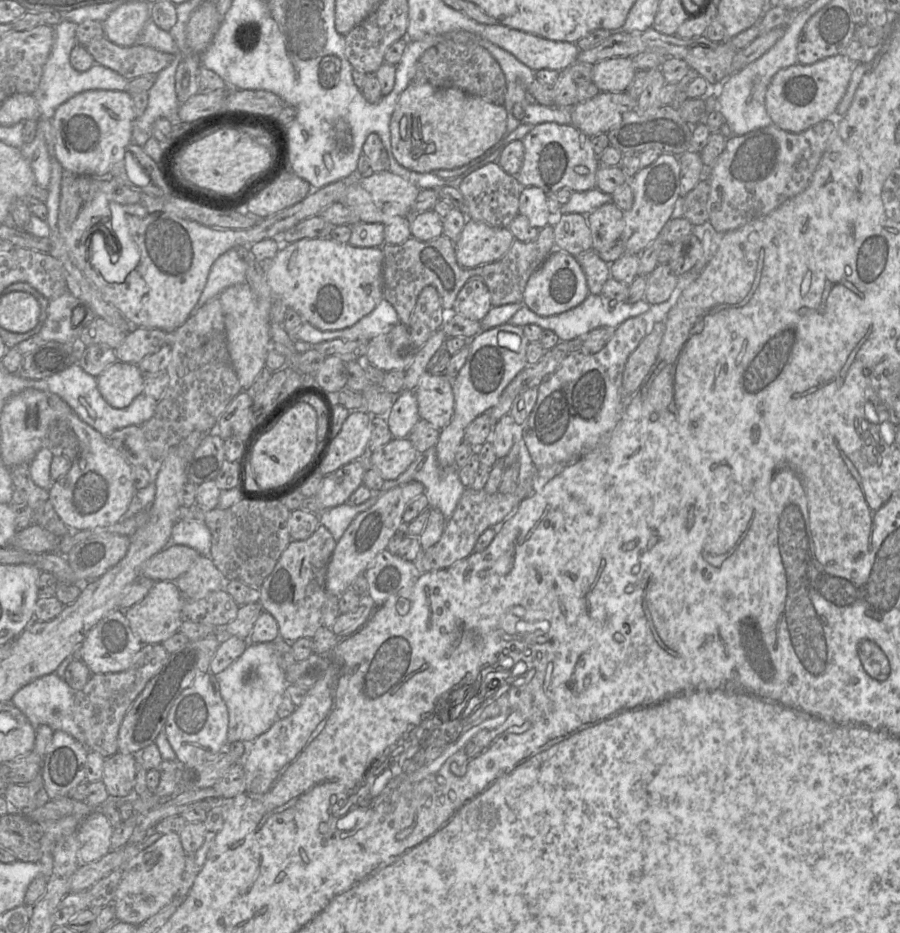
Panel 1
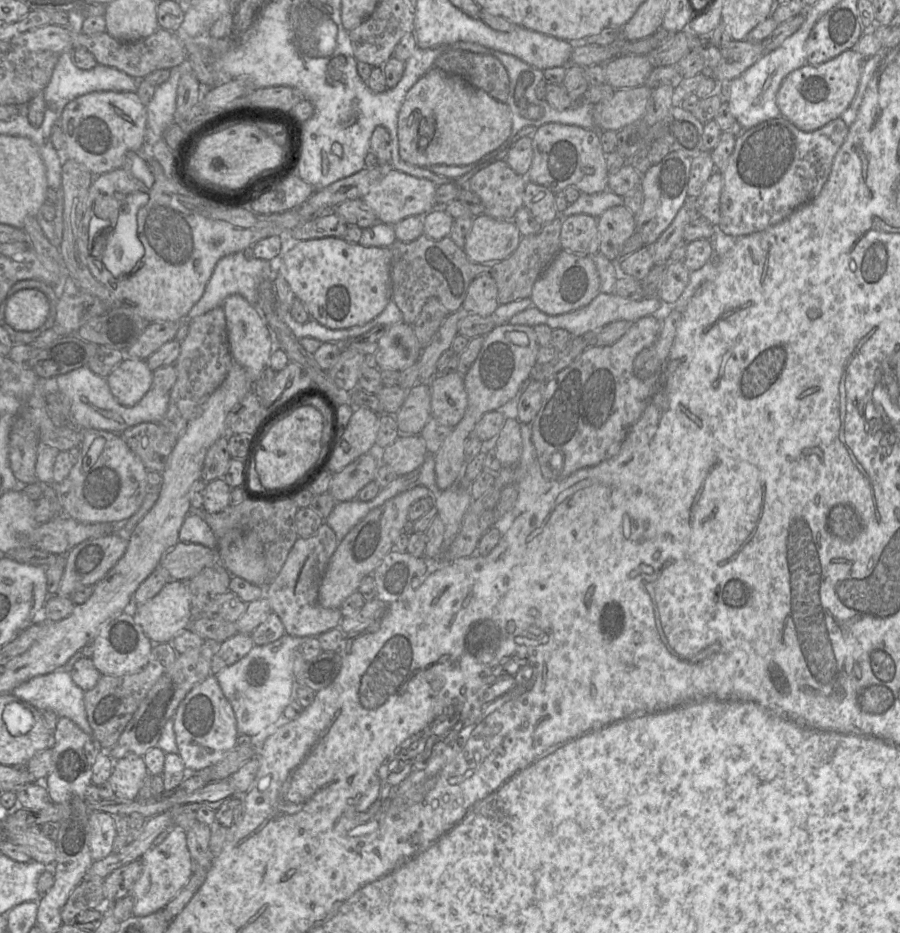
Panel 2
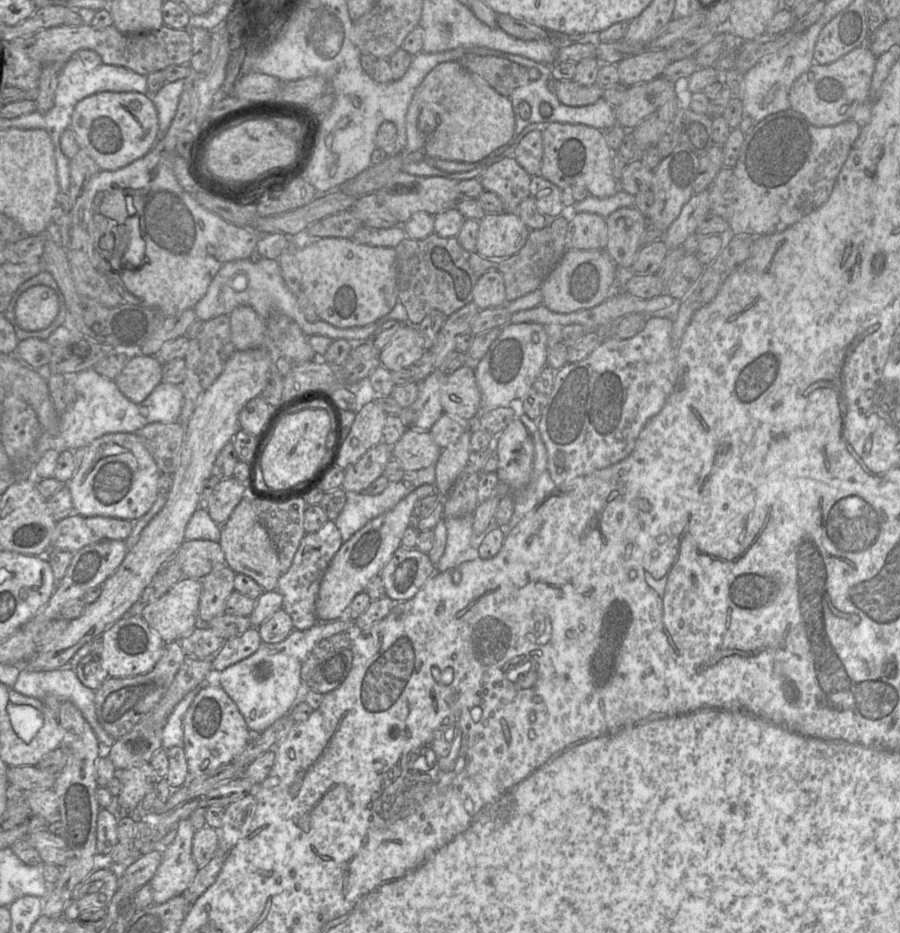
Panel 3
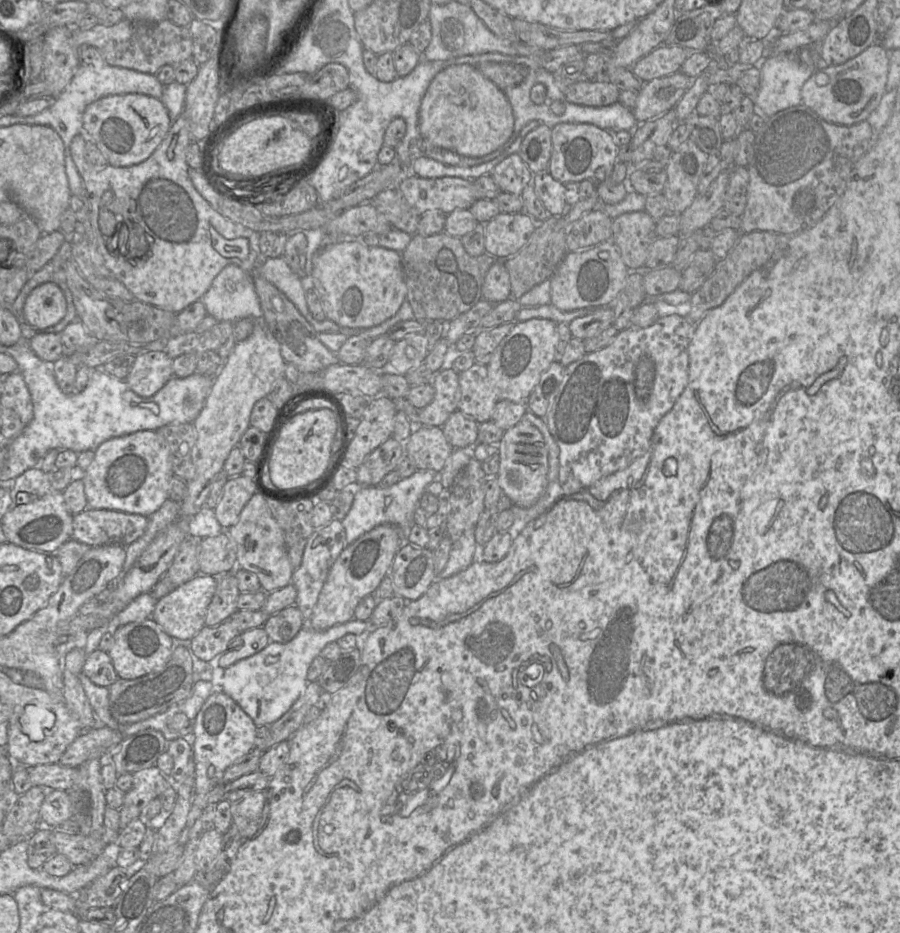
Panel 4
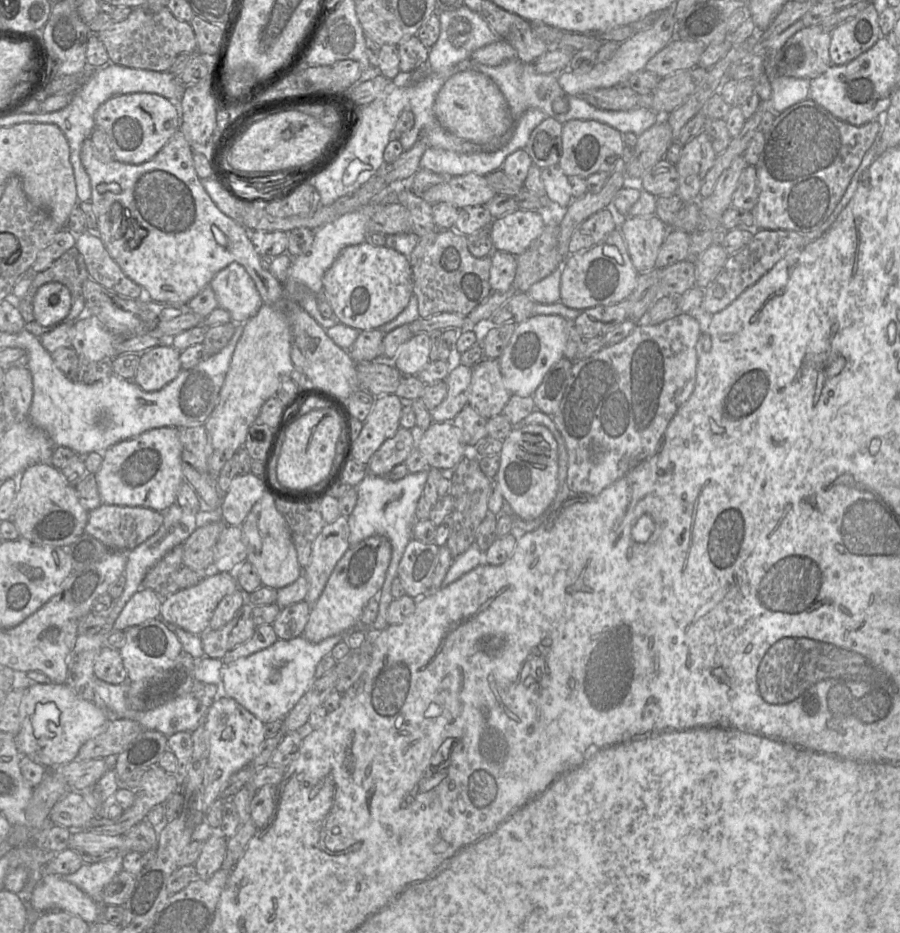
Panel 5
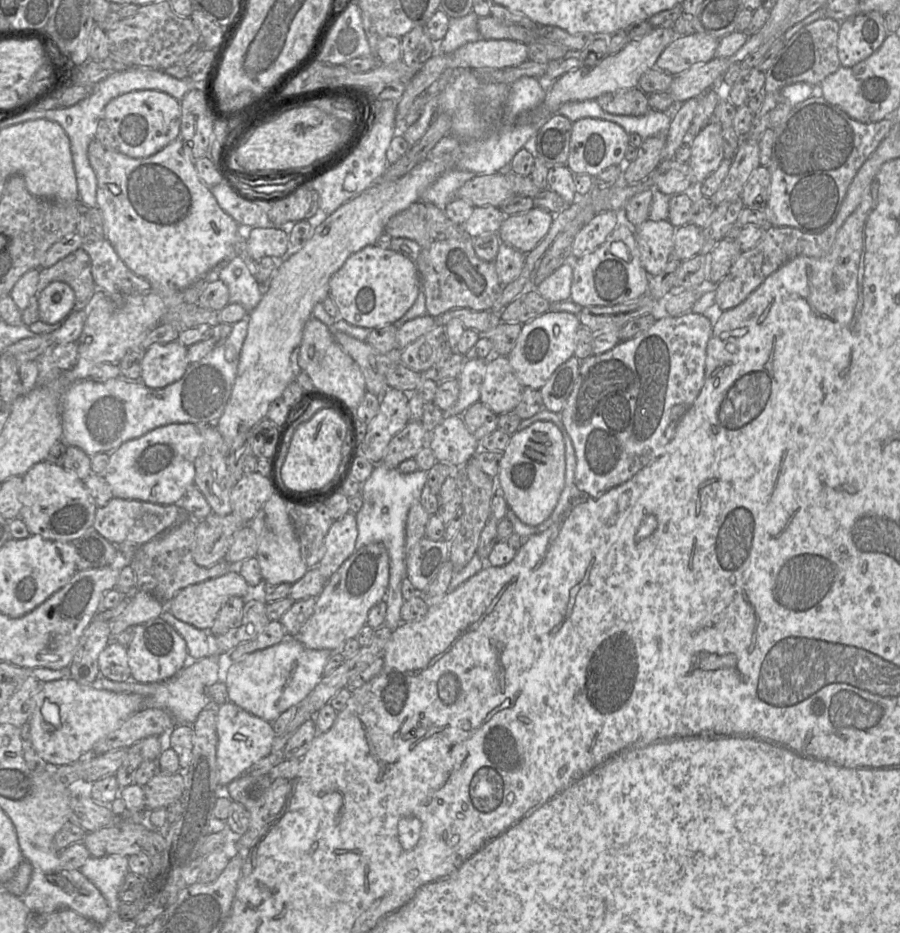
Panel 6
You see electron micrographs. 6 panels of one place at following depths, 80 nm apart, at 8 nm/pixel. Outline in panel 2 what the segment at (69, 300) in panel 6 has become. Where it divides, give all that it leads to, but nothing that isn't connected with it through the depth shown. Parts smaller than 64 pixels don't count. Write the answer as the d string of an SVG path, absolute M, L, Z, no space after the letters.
M24 289L6 299L5 322L19 332L32 332L47 320L50 304L37 289Z

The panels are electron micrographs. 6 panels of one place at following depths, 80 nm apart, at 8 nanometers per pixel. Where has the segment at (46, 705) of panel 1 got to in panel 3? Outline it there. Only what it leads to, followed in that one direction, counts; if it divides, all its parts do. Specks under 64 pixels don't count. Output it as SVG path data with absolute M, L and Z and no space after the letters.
M21 669L12 687L16 692L43 700L47 694L56 696L60 702L73 703L93 729L99 744L110 749L114 739L99 724L94 707L94 690L84 686L75 670L29 671Z

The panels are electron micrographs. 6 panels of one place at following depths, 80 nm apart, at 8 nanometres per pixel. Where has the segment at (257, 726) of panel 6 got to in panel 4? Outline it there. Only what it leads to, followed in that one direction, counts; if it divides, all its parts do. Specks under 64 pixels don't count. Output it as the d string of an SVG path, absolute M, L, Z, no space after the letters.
M216 689L203 703L196 716L191 738L195 763L195 794L186 827L181 832L178 844L187 843L189 828L206 807L208 793L216 786L224 784L225 770L255 747L256 729L253 720L221 689Z

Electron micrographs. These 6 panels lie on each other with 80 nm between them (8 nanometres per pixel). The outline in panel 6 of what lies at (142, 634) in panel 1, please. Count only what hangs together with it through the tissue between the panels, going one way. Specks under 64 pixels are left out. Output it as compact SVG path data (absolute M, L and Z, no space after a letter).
M230 571L220 577L208 579L206 581L187 586L180 590L166 605L177 619L188 623L198 629L209 632L213 626L223 604L233 596L239 596L247 599L251 595L256 595L245 579L238 573Z

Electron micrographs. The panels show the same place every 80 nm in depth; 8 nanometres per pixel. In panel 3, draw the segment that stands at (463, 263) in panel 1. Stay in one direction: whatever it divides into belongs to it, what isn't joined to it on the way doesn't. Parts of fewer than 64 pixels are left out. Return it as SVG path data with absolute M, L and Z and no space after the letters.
M517 213L486 214L479 220L475 252L486 258L509 258L524 246L529 232Z

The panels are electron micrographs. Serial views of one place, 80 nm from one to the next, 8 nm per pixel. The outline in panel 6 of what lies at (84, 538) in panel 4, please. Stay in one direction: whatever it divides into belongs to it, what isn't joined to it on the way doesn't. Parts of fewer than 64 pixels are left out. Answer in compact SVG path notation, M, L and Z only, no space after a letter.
M114 497L105 506L97 507L92 528L114 545L124 542L143 545L173 526L182 512L187 511L176 504L161 505Z

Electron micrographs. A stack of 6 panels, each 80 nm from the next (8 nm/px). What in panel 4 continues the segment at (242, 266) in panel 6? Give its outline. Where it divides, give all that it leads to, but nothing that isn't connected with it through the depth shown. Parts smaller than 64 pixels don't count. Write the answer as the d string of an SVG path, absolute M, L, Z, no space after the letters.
M234 264L220 271L201 300L207 314L218 321L262 320L263 317L252 275Z

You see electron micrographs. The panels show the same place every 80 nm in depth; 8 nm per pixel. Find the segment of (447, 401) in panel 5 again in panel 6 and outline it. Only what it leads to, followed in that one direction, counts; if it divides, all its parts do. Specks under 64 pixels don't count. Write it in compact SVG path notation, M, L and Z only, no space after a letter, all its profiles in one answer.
M489 359L466 360L458 376L459 396L456 403L447 411L446 415L462 416L473 404L480 400L480 389L484 379Z

